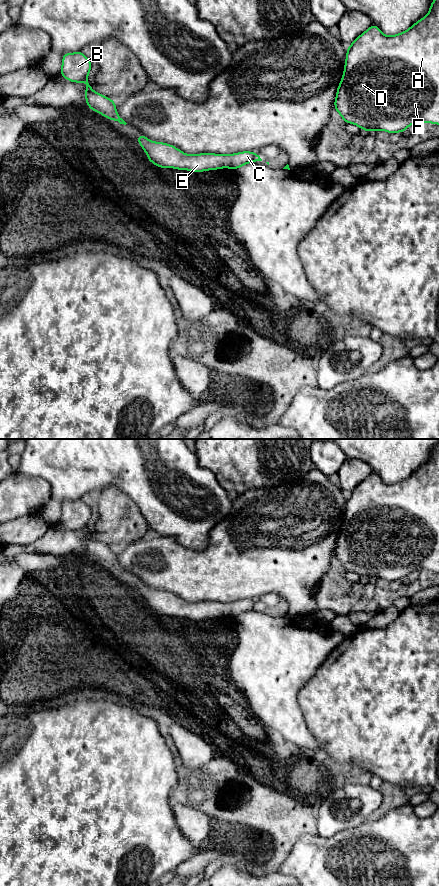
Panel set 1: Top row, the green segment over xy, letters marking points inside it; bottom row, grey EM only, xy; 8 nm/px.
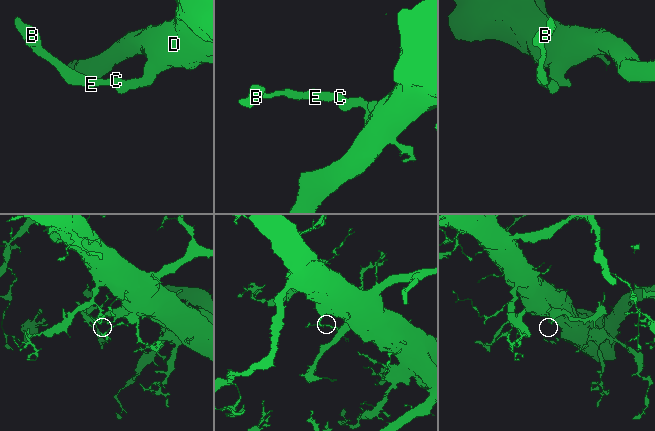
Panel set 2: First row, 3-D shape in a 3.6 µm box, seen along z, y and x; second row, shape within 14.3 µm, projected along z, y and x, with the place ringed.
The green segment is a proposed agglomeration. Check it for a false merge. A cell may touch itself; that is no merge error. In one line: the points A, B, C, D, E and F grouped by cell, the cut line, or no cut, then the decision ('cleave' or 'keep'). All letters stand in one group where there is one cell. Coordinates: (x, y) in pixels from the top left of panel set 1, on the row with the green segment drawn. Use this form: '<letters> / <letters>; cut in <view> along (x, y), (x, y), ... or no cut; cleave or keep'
A B C D E F; no cut; keep

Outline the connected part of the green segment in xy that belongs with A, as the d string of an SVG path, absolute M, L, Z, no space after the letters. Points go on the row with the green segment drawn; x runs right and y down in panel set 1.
M433 0L428 14L414 23L409 29L393 36L384 35L380 28L372 24L347 47L344 72L334 101L335 110L347 123L357 125L364 131L383 130L390 134L404 132L413 123L429 122L439 125L439 0Z

